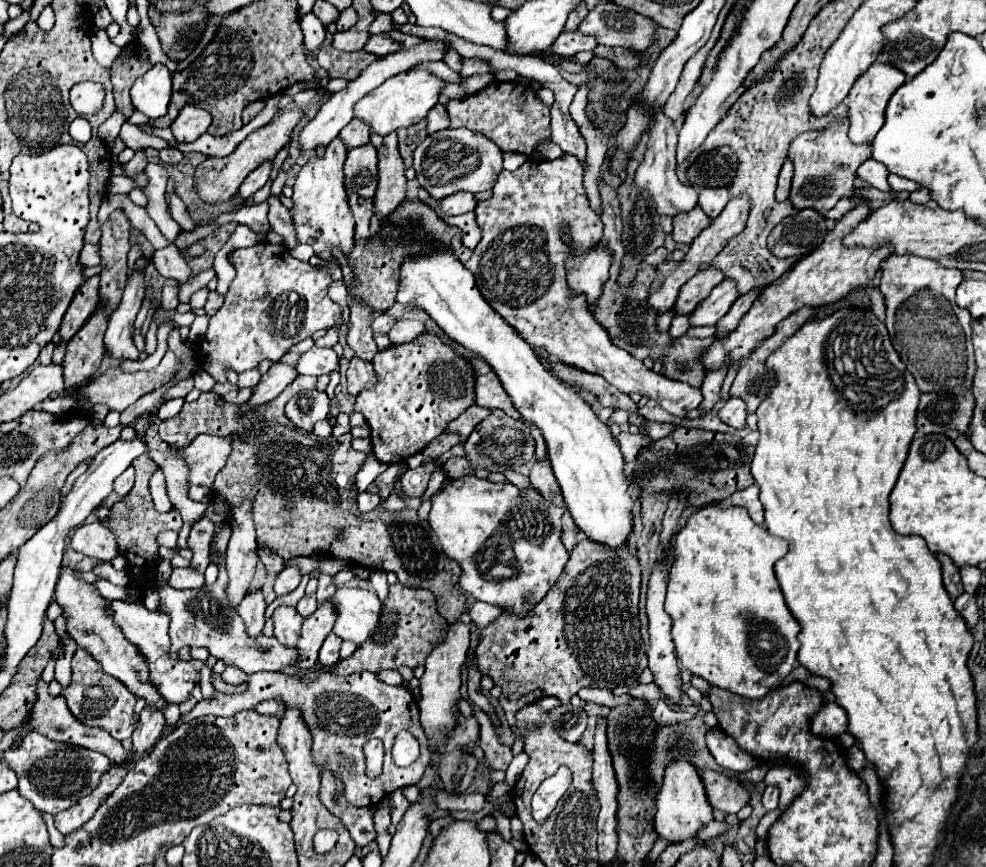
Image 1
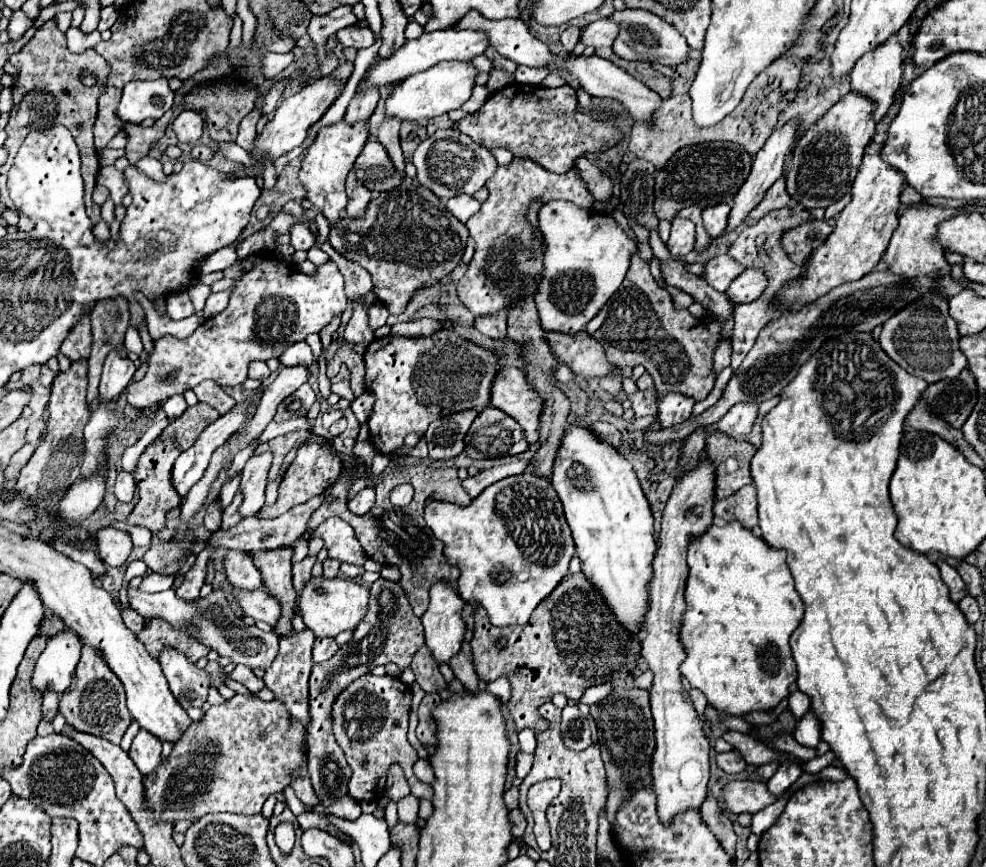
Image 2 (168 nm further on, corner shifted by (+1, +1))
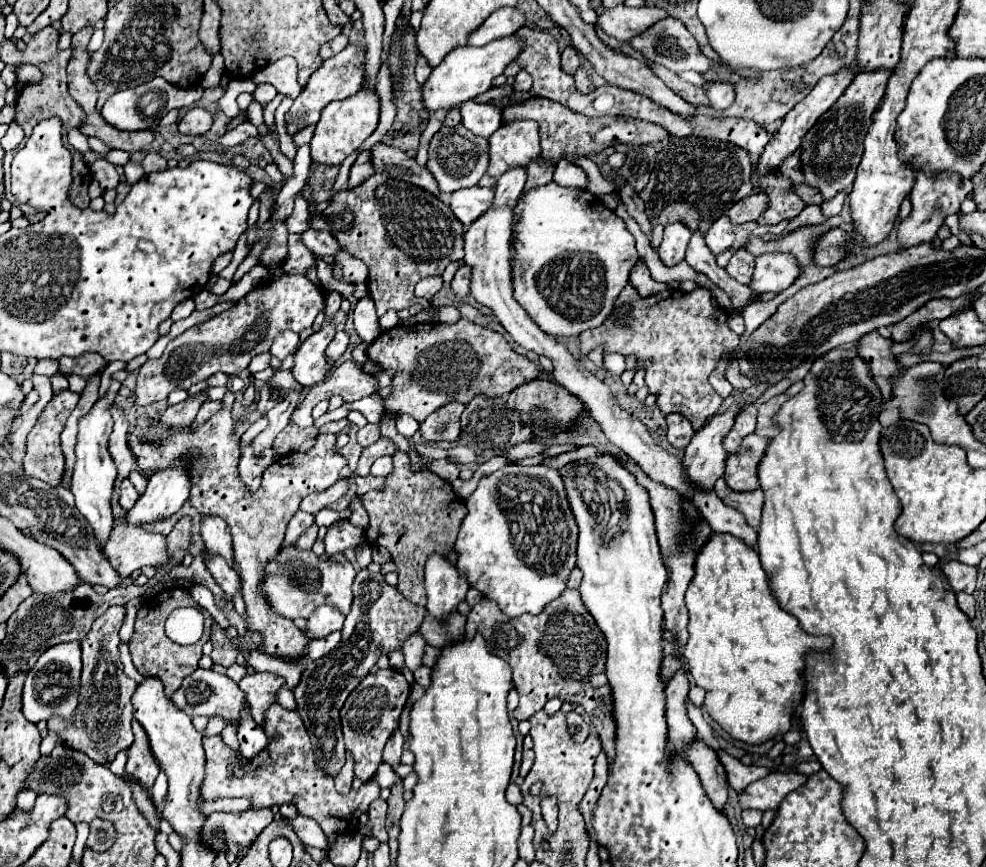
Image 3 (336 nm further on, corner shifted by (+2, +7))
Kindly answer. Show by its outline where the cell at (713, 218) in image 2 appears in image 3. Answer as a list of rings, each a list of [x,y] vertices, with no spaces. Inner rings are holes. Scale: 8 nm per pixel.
[[[722,215],[710,225],[710,229],[706,231],[706,243],[714,255],[726,251],[734,243],[734,231],[728,215]]]

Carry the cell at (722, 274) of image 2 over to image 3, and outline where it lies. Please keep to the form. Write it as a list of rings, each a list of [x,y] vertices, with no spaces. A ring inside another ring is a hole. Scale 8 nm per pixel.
[[[738,249],[726,265],[726,273],[738,283],[748,283],[752,279],[752,271],[754,271],[754,257],[744,249]]]

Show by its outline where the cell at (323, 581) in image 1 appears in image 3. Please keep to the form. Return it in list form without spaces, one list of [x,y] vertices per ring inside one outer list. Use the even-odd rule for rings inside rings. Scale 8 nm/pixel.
[[[338,523],[338,525],[332,525],[326,533],[326,555],[332,557],[336,553],[342,553],[346,551],[348,547],[358,547],[362,545],[366,539],[364,539],[364,531],[358,529],[358,527],[352,527],[352,523]]]

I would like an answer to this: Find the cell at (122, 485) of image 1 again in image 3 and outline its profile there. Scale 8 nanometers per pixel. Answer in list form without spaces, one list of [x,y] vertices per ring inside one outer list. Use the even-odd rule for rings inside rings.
[[[124,479],[120,483],[120,505],[128,511],[134,507],[134,503],[138,501],[138,491],[134,489],[134,485],[130,483],[130,479]]]

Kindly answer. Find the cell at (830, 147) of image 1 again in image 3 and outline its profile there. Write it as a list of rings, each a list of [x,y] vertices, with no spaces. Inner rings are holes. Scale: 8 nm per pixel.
[[[870,71],[868,75],[856,73],[844,95],[802,137],[800,169],[804,175],[804,183],[816,187],[824,199],[832,199],[834,195],[852,185],[858,163],[864,153],[862,141],[868,131],[866,127],[870,127],[872,113],[876,111],[886,93],[888,77],[888,71]]]

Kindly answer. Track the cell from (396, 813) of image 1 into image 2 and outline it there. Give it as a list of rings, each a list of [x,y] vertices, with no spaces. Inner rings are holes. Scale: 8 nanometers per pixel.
[[[391,765],[389,769],[389,777],[387,777],[387,787],[385,787],[385,793],[389,799],[393,801],[399,801],[401,797],[409,795],[409,785],[405,781],[405,775],[401,773],[401,767],[399,765]]]

